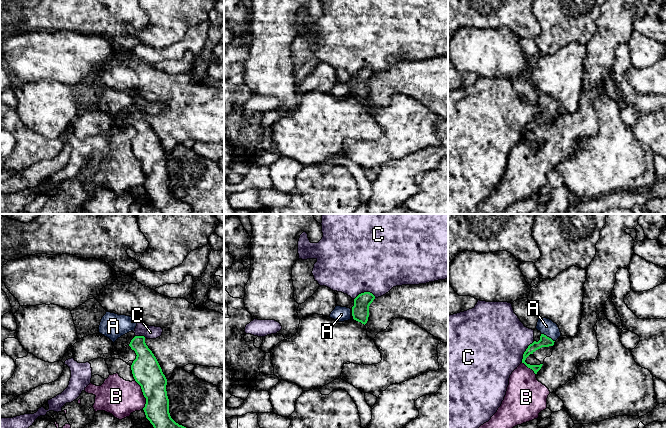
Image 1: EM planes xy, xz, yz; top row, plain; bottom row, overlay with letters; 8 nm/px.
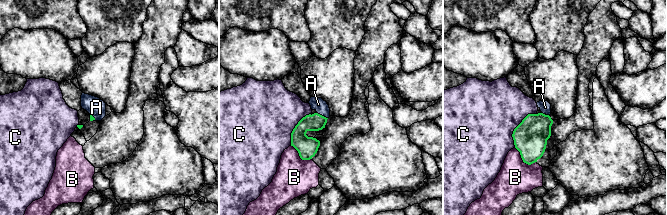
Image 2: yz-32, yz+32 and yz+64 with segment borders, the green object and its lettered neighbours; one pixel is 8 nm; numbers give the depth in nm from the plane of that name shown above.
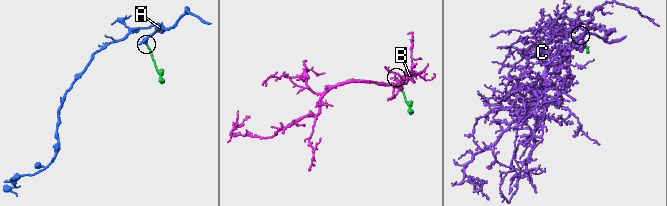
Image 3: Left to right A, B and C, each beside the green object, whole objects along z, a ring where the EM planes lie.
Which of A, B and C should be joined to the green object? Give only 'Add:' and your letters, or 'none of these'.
Add: A

